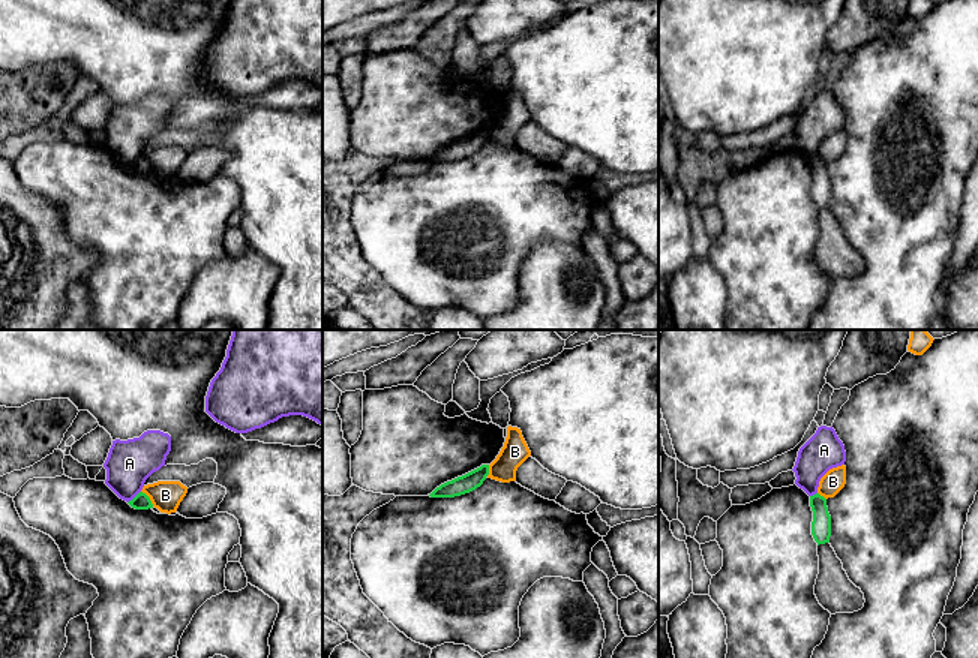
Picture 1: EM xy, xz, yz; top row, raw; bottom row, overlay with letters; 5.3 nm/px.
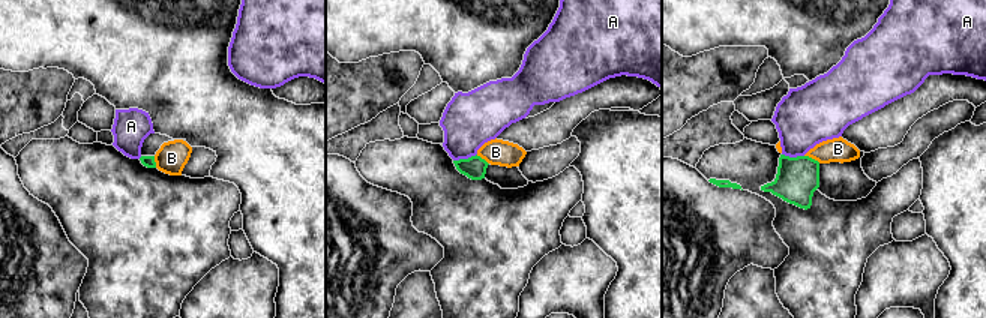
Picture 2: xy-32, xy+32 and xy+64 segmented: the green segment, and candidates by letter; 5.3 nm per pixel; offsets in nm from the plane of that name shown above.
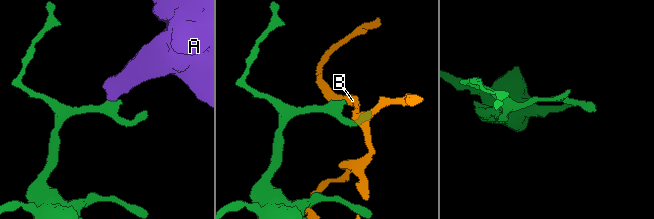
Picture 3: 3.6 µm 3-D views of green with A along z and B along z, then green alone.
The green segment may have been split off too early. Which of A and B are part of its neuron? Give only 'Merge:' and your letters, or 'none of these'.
Merge: none of these

